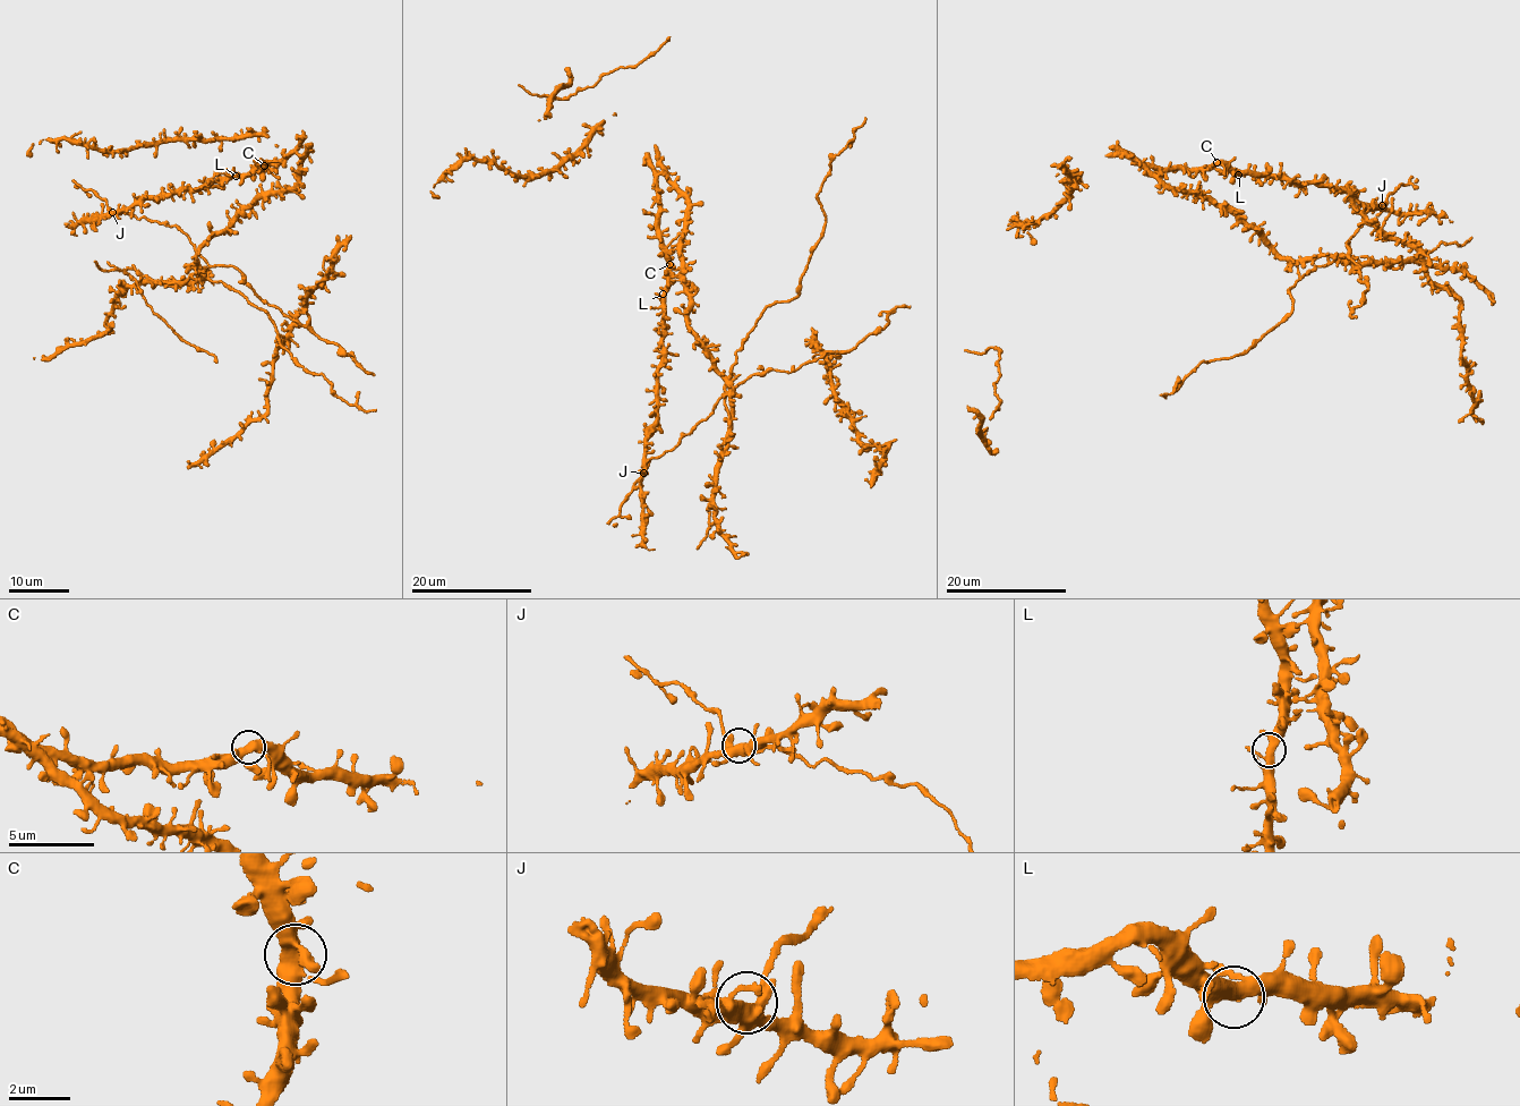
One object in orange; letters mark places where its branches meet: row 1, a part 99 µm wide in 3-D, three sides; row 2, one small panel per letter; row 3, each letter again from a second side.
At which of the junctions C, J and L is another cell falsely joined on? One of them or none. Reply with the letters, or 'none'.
J

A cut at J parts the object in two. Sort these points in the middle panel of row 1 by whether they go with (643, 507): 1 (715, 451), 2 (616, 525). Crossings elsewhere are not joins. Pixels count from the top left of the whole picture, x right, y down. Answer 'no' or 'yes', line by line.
1: yes
2: no

